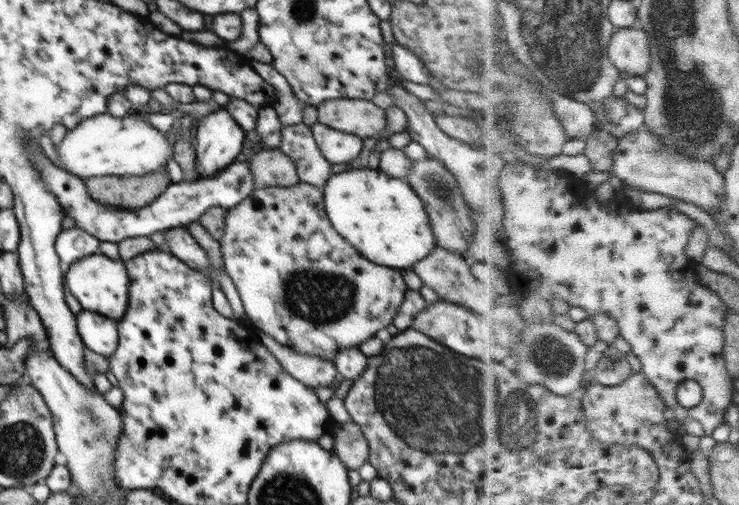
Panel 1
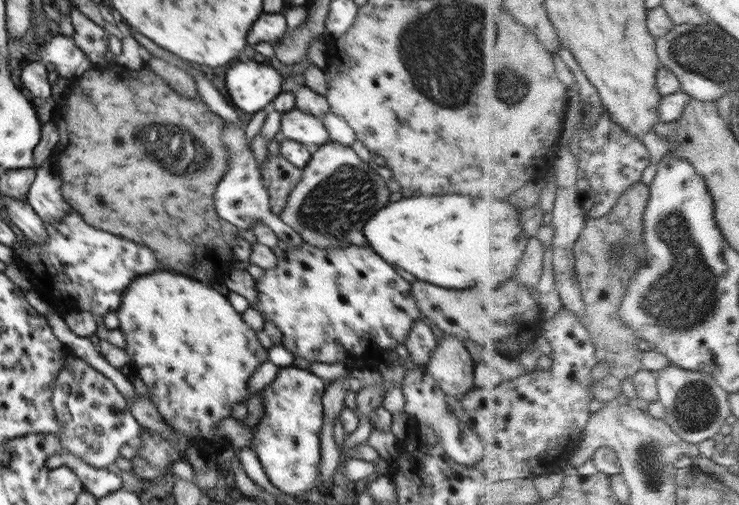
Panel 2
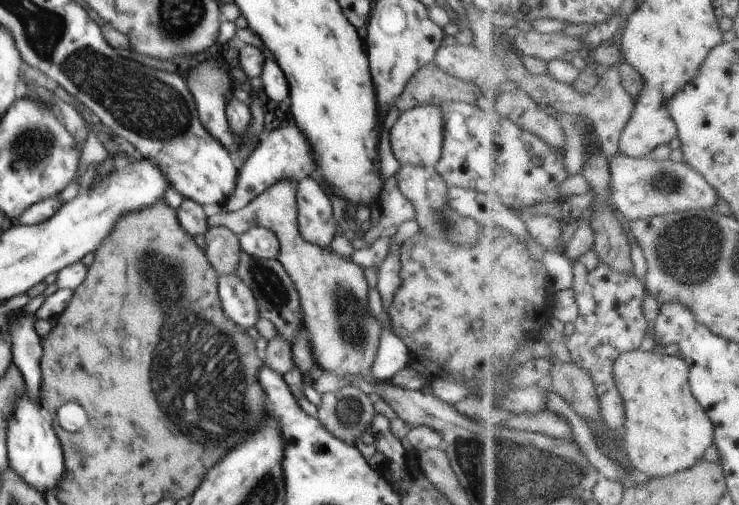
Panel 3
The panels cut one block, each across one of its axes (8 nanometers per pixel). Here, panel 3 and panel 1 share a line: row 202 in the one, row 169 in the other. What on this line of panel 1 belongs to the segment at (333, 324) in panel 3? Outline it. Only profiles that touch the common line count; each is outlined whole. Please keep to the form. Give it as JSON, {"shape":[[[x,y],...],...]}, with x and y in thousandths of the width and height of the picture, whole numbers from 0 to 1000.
{"shape":[[[360,295],[334,319],[346,374],[360,368],[388,370],[405,356],[398,319],[376,295]]]}

